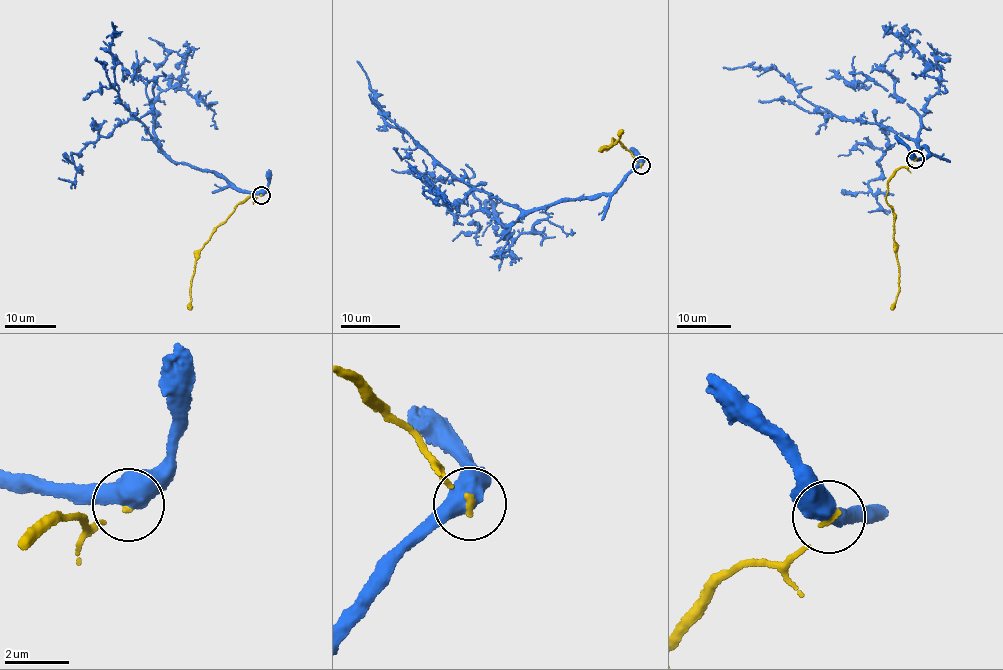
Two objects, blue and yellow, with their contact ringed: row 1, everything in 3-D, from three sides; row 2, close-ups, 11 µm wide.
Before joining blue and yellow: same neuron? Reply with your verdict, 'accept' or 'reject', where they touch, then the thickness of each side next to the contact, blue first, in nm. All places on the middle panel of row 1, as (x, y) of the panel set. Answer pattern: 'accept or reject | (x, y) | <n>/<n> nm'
reject | (641, 165) | 550/170 nm

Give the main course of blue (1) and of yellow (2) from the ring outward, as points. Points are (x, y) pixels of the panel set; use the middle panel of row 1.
1: (640, 165), (609, 193), (515, 208), (458, 180), (386, 121), (356, 60)
2: (640, 165), (612, 138), (603, 147), (617, 143), (622, 129)

